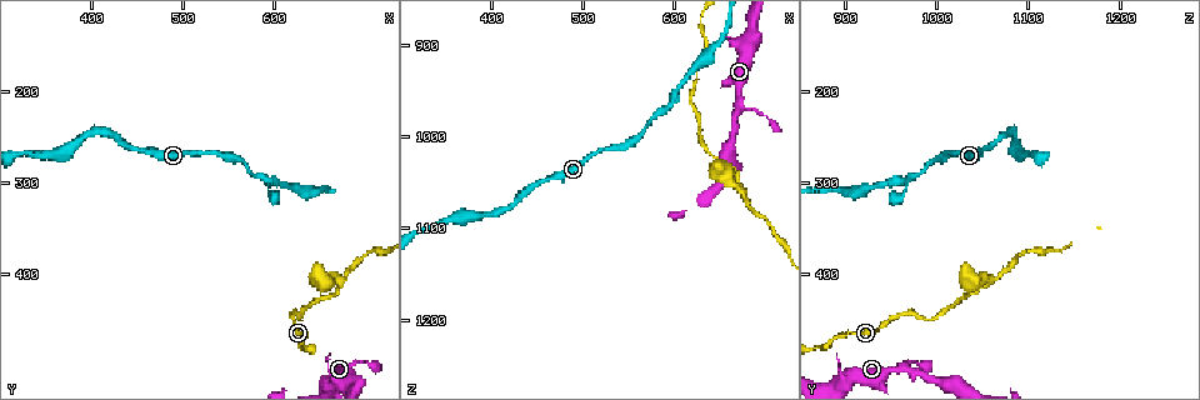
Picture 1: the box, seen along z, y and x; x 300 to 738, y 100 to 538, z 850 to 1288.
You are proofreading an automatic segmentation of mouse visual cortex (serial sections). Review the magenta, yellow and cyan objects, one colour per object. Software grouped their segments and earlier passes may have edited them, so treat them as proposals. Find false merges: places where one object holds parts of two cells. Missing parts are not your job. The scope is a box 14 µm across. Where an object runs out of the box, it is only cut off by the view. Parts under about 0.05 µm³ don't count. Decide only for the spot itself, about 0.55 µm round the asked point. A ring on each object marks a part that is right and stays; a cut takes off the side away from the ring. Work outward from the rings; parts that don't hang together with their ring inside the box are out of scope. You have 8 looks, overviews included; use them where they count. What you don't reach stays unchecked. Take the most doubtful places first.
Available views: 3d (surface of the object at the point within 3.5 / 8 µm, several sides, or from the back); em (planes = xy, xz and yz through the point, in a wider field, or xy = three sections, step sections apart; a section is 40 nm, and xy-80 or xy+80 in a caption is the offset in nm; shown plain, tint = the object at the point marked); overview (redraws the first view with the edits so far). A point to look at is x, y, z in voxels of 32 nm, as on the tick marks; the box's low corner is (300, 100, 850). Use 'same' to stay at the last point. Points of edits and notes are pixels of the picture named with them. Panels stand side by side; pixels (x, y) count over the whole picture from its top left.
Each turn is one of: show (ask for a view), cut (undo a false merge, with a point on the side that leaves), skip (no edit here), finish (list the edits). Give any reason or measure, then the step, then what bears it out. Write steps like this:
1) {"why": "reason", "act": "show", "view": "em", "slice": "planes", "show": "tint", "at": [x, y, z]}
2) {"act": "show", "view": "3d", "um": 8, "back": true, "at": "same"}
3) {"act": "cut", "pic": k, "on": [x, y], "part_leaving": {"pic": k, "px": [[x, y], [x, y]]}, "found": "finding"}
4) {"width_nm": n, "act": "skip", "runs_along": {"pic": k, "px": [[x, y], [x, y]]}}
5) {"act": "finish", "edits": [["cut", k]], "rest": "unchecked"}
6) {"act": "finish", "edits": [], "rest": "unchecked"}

{"why": "thin neck", "act": "show", "view": "3d", "um": 3.5, "at": [670, 420, 1045]}

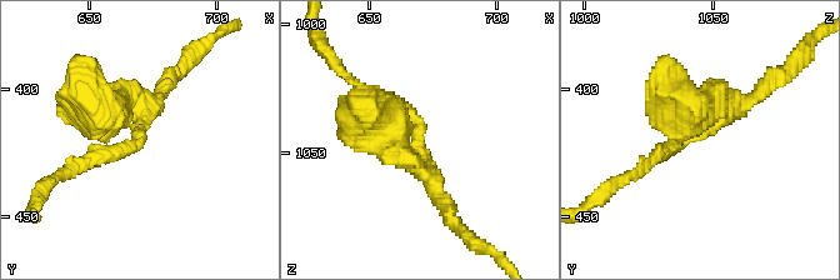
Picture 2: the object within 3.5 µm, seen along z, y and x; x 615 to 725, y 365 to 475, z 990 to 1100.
{"arms": 3, "arm_widths_nm": [200, 200, 600], "act": "show", "view": "em", "slice": "xy", "step": 2, "show": "tint", "at": [670, 415, 1047]}

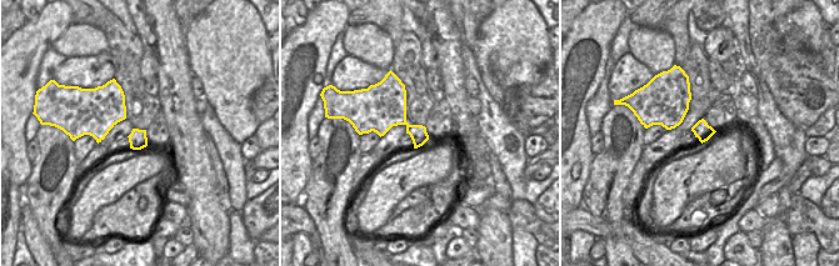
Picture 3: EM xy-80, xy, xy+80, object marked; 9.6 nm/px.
{"act": "skip", "found": "continuous, no second cell"}

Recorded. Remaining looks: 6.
{"why": "two arms in line, one across", "act": "show", "view": "3d", "um": 3.5, "at": [595, 295, 970]}

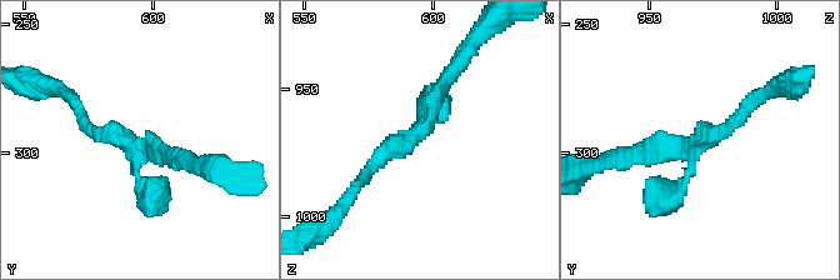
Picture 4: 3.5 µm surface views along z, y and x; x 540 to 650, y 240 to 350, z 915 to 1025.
{"arms": 3, "arm_widths_nm": [150, 200, 300], "act": "show", "view": "em", "slice": "xy", "step": 3, "show": "tint", "at": [594, 298, 968]}

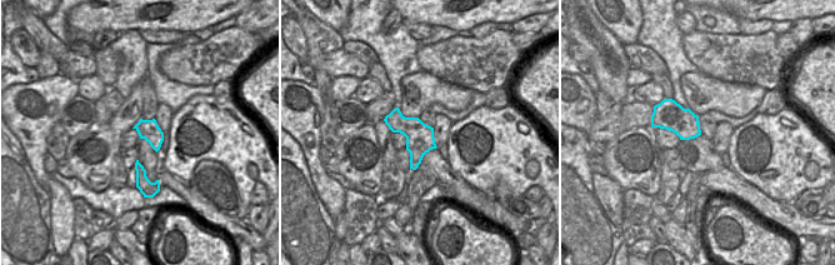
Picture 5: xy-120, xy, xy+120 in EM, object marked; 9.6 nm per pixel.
{"why": "cut it another way", "act": "show", "view": "em", "slice": "planes", "show": "tint", "at": "same"}

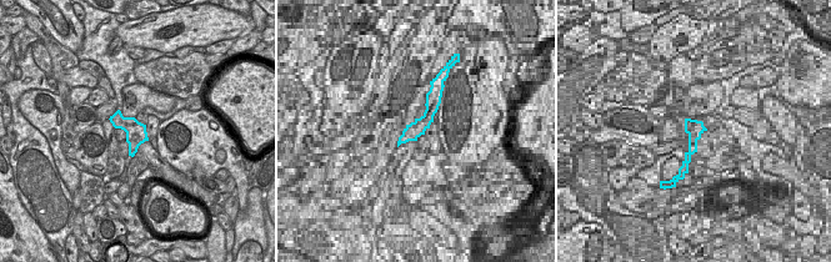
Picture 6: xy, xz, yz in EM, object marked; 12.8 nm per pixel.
{"act": "skip", "runs_along": {"pic": 4, "px": [[361, 183], [430, 121], [454, 68]]}, "found": "continuous, no second cell"}

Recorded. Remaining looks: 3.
{"why": "arms part here", "act": "show", "view": "3d", "um": 3.5, "at": [670, 505, 965]}

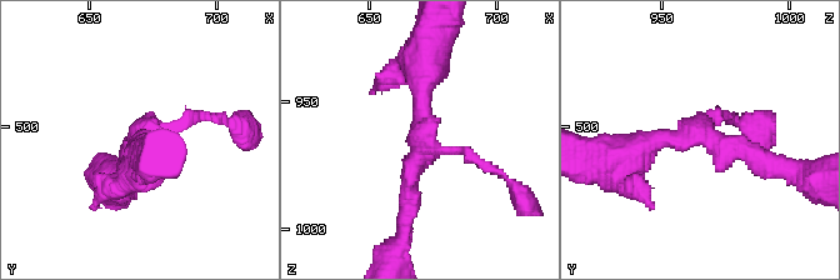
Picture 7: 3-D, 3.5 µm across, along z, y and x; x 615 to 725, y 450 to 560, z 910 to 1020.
{"act": "show", "view": "em", "slice": "xy", "step": 1, "show": "tint", "at": [670, 502, 964]}

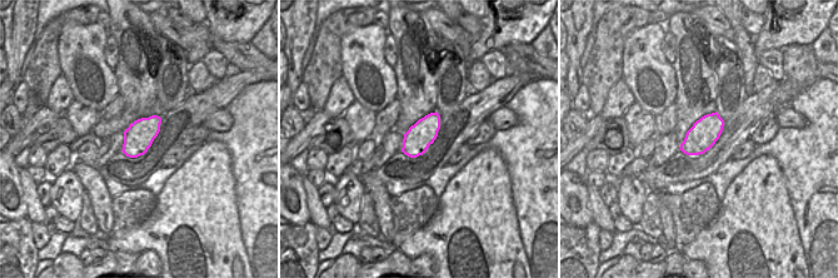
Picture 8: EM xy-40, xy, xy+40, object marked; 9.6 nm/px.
{"arms": 3, "act": "skip", "runs_along": {"pic": 7, "px": [[426, 61], [408, 209]]}, "found": "one cell here"}

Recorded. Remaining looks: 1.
{"act": "finish", "edits": [], "rest": "unchecked"}

